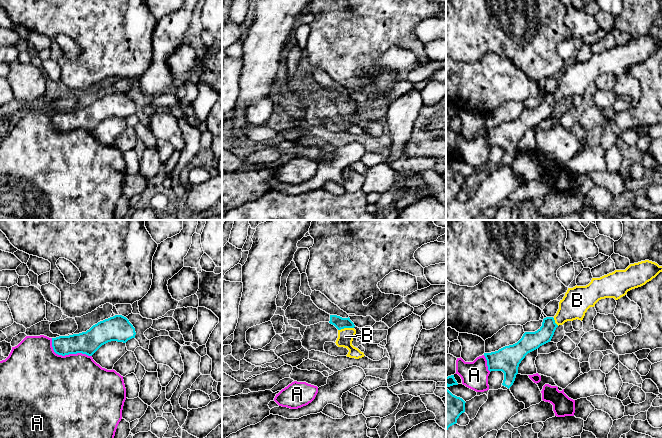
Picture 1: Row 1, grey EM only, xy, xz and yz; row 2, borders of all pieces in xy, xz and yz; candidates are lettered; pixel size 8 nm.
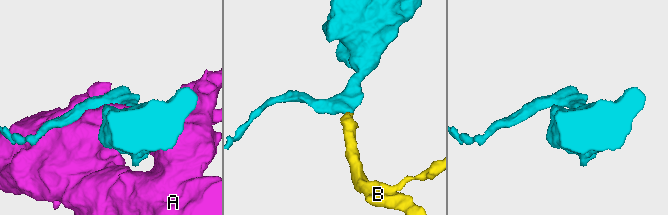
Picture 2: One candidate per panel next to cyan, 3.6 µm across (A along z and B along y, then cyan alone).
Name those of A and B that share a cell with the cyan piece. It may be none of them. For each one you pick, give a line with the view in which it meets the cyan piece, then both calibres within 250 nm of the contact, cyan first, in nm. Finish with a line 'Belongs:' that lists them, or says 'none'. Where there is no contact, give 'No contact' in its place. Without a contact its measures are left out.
B: Touches cyan in xz. Thickness 100 nm (cyan) against 130 nm
Belongs: B

